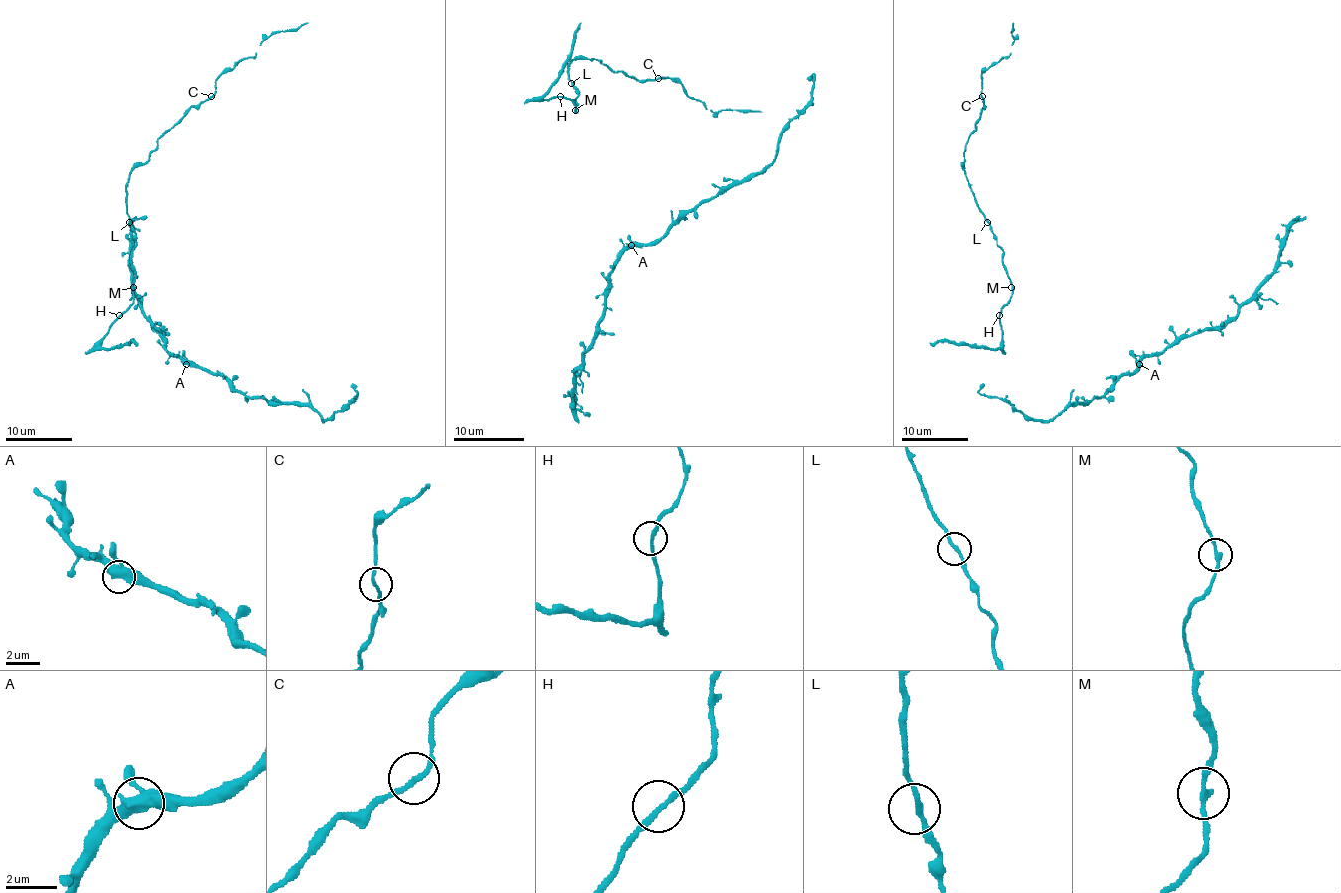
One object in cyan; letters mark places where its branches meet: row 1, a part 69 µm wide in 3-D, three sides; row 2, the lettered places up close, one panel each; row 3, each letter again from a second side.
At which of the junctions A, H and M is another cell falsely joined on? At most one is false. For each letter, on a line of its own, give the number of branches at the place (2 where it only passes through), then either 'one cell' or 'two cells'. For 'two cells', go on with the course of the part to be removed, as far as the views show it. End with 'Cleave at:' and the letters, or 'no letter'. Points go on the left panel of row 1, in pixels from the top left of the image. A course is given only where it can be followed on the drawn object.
A: 3 | one cell
H: 2 | one cell
M: 2 | one cell
Cleave at: no letter

